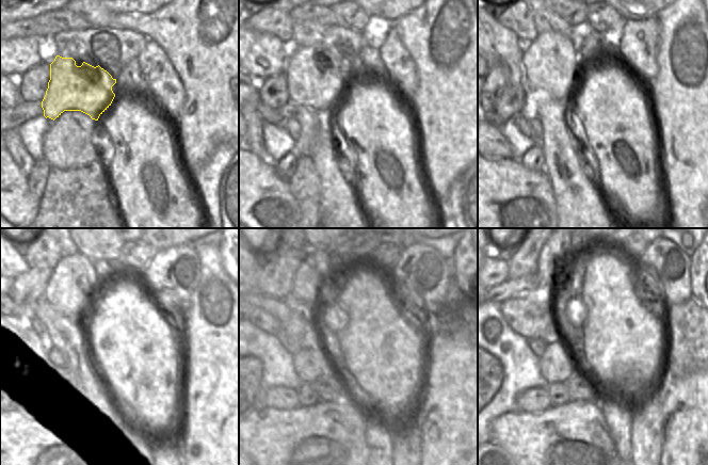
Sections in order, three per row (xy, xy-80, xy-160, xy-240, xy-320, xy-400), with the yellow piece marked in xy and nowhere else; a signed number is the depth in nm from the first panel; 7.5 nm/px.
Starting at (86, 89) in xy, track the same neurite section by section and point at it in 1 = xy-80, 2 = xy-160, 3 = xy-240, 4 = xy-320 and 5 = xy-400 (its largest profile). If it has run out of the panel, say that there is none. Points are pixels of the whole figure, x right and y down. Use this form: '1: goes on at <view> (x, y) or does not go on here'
1: goes on at xy-80 (317, 78)
2: goes on at xy-160 (550, 62)
3: goes on at xy-240 (74, 290)
4: goes on at xy-320 (315, 275)
5: goes on at xy-400 (556, 254)

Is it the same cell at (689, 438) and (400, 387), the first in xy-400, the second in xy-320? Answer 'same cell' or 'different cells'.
different cells

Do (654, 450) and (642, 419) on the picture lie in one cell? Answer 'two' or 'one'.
one

